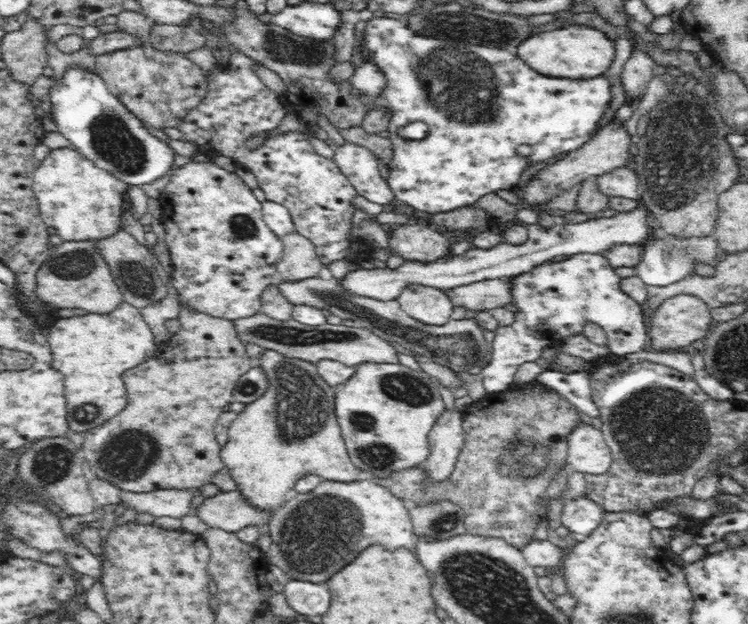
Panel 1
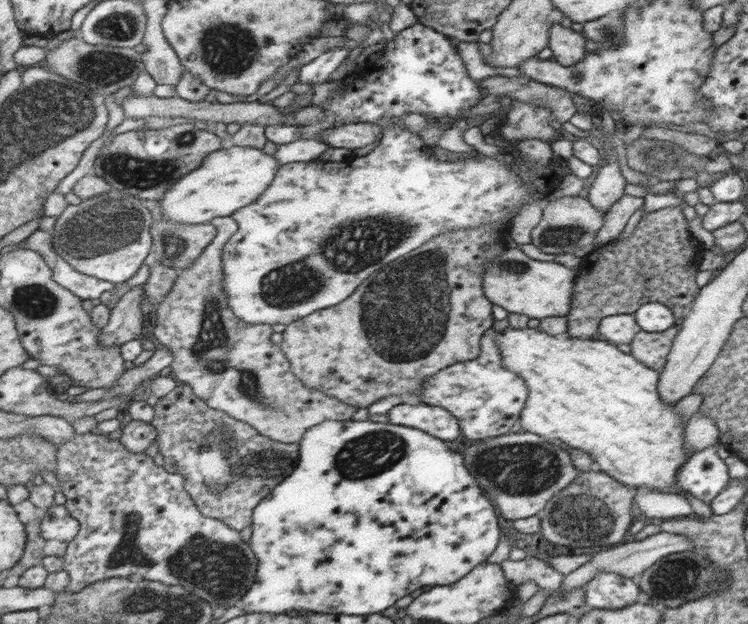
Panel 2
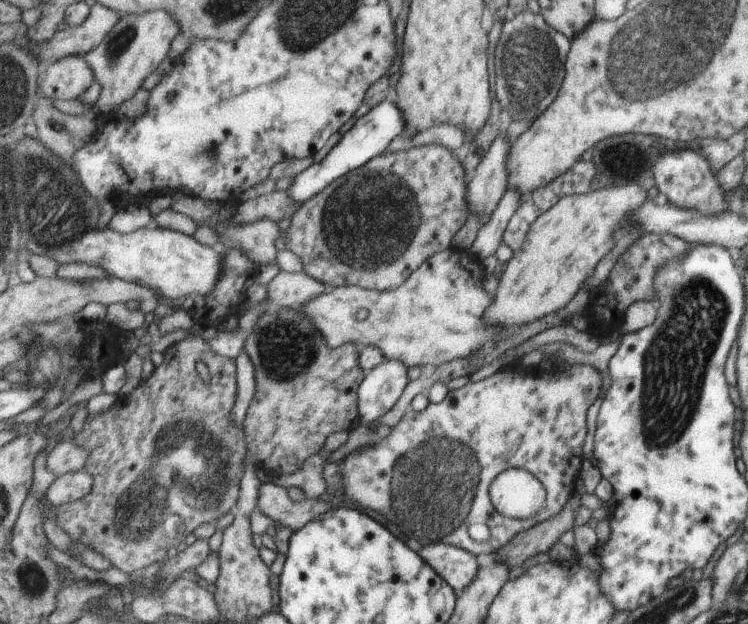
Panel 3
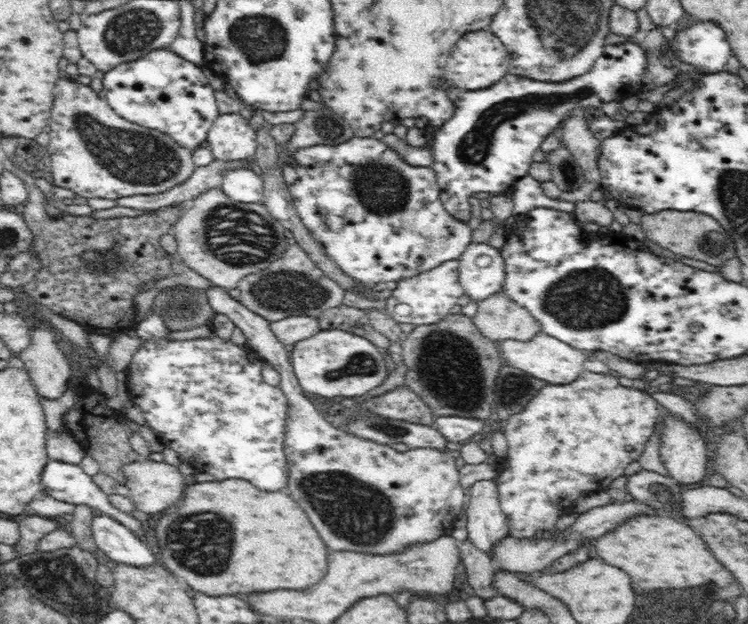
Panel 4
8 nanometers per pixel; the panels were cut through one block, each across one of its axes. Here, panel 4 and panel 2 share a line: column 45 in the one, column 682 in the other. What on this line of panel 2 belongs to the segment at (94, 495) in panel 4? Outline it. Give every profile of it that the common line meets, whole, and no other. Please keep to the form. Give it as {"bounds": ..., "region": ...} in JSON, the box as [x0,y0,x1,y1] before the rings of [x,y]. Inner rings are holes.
{"bounds":[675,445,731,505],"region":[[[715,445],[705,447],[695,454],[690,454],[685,464],[681,464],[675,484],[675,487],[680,489],[679,495],[689,493],[709,505],[728,484],[731,480],[728,468],[715,450]]]}

